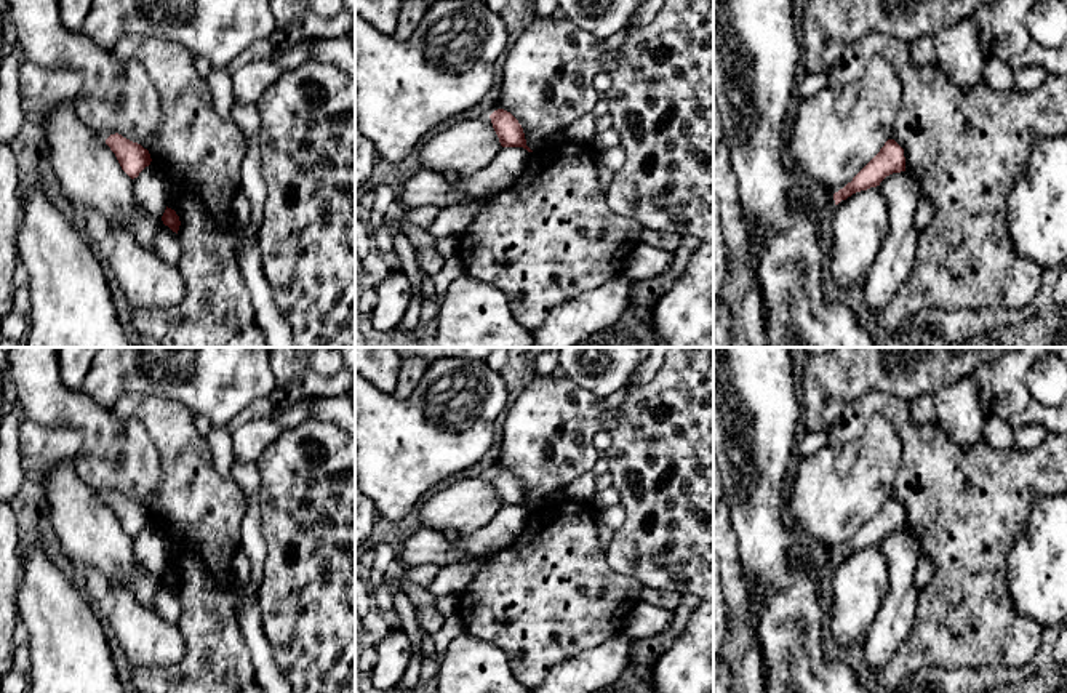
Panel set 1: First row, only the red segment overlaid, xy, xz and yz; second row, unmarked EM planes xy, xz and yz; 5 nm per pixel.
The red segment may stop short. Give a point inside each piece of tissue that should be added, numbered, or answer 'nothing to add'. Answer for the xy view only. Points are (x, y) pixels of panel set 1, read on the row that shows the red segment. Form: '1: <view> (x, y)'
nothing to add

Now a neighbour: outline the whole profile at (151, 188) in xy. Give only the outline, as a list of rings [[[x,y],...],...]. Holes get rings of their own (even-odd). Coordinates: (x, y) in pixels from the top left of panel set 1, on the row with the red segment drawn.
[[[152,163],[133,179],[133,192],[139,208],[150,216],[162,218],[170,197],[166,176]]]

